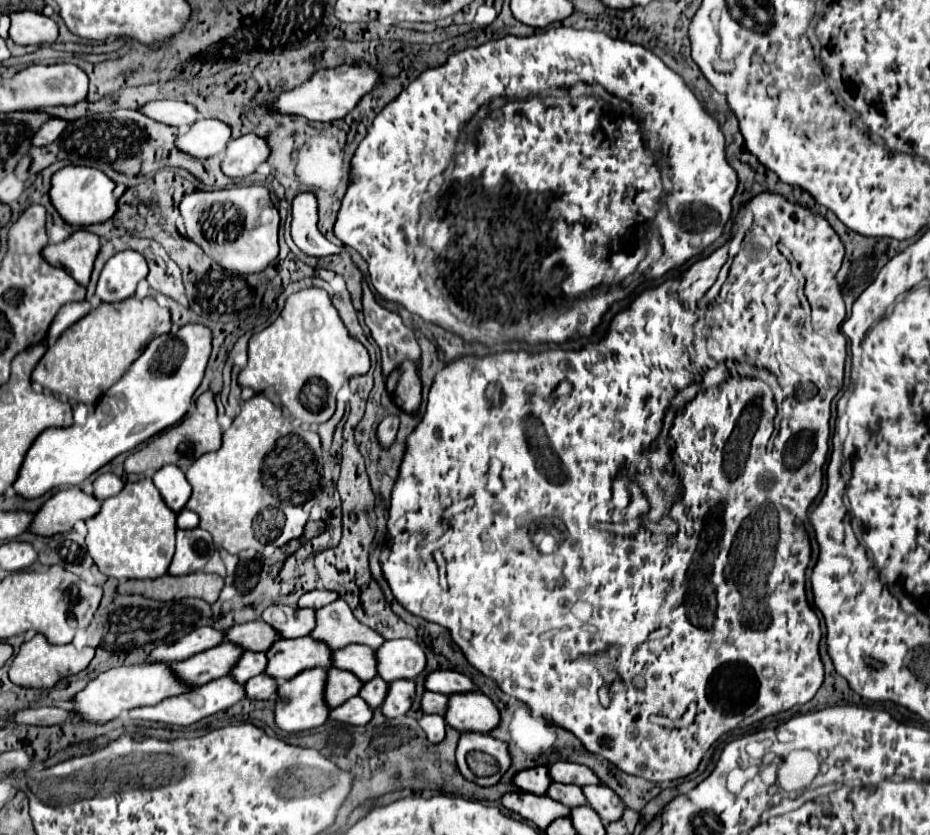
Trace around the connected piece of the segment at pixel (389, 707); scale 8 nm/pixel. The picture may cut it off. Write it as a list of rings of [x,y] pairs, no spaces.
[[[395,680],[389,684],[387,696],[385,696],[383,704],[379,706],[379,710],[383,712],[385,718],[403,716],[411,706],[413,694],[415,694],[415,682],[413,680]]]

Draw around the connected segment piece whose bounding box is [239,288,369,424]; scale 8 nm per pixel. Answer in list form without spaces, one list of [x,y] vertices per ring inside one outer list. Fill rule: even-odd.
[[[321,288],[291,294],[277,320],[249,340],[249,362],[239,384],[255,392],[273,390],[293,418],[307,424],[327,422],[335,412],[335,394],[351,376],[367,374],[369,354],[341,322],[331,298]]]

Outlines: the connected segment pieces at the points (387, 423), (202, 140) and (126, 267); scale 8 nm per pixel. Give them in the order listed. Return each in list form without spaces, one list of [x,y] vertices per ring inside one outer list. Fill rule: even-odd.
[[[387,416],[379,428],[377,428],[377,438],[381,442],[381,446],[389,446],[395,440],[395,432],[397,432],[397,416]]]
[[[197,120],[187,132],[179,132],[175,146],[183,154],[193,158],[211,158],[221,154],[231,138],[231,130],[227,124],[219,120]]]
[[[121,250],[113,254],[97,284],[97,296],[103,302],[121,302],[135,294],[137,282],[147,276],[147,262],[133,250]]]

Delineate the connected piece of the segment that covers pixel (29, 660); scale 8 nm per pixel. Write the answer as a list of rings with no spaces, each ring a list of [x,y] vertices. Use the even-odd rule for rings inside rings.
[[[35,634],[31,640],[27,640],[27,642],[21,644],[19,654],[17,654],[15,660],[11,662],[9,678],[11,678],[11,682],[15,682],[15,684],[19,684],[19,686],[51,688],[51,686],[55,686],[61,678],[85,670],[85,668],[89,666],[89,662],[93,660],[93,654],[95,654],[95,650],[89,648],[89,646],[83,648],[83,650],[77,650],[73,644],[57,646],[57,644],[51,644],[43,634]]]

